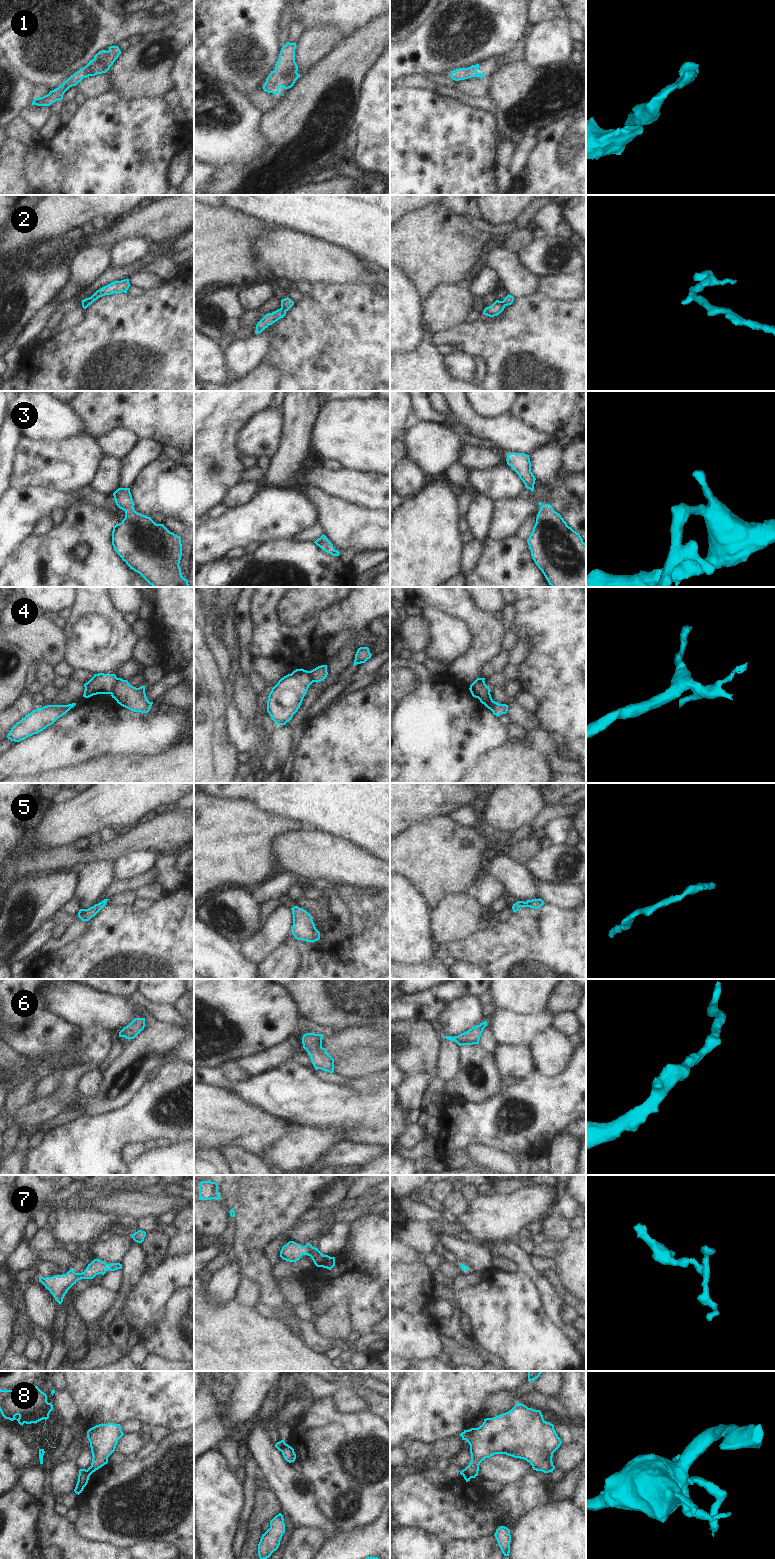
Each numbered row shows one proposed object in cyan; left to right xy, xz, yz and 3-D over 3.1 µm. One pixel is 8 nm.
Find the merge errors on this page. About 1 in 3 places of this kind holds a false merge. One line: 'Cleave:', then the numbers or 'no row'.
Cleave: 2, 4, 8

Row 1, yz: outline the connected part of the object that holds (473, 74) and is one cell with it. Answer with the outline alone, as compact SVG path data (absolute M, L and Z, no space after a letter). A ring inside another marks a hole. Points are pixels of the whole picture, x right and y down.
M479 64L472 65L468 68L459 68L452 71L450 77L455 80L464 80L471 77L486 77L484 73L477 73L477 69L479 68Z

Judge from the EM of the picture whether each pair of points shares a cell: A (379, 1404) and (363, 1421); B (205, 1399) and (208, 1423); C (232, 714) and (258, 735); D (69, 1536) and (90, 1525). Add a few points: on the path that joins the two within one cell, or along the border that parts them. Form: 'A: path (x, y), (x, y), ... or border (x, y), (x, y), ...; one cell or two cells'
A: border (367, 1409), (379, 1417); two cells
B: path (205, 1405), (205, 1417); one cell
C: path (238, 721), (251, 734); one cell
D: border (73, 1524), (79, 1535), (92, 1541), (99, 1541); two cells

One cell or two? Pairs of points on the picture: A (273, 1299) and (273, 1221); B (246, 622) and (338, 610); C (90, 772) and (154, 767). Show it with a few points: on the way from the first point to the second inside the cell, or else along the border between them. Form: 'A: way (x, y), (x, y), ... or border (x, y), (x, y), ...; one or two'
A: way (265, 1280), (258, 1268), (258, 1240); one
B: border (251, 597), (251, 645); two
C: way (106, 772), (138, 772); one

